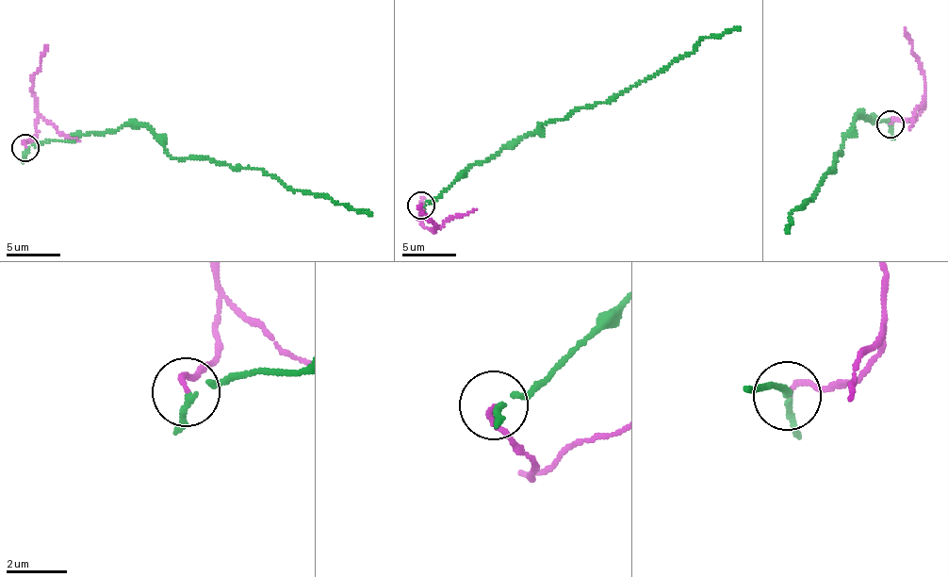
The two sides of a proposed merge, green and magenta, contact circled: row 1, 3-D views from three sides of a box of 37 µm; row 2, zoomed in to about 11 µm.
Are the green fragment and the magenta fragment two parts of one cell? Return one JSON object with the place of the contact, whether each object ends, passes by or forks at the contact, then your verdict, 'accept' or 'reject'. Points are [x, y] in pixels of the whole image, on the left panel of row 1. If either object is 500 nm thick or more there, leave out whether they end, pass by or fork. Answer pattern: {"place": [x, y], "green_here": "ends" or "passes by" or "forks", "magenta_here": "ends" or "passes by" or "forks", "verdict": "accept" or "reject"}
{"place": [25, 147], "green_here": "passes by", "magenta_here": "ends", "verdict": "reject"}

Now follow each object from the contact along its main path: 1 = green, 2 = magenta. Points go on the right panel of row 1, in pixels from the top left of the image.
1: (890, 123), (858, 117), (834, 170), (813, 198), (795, 206), (786, 233)
2: (890, 123), (907, 122), (923, 107), (922, 63), (906, 28)

